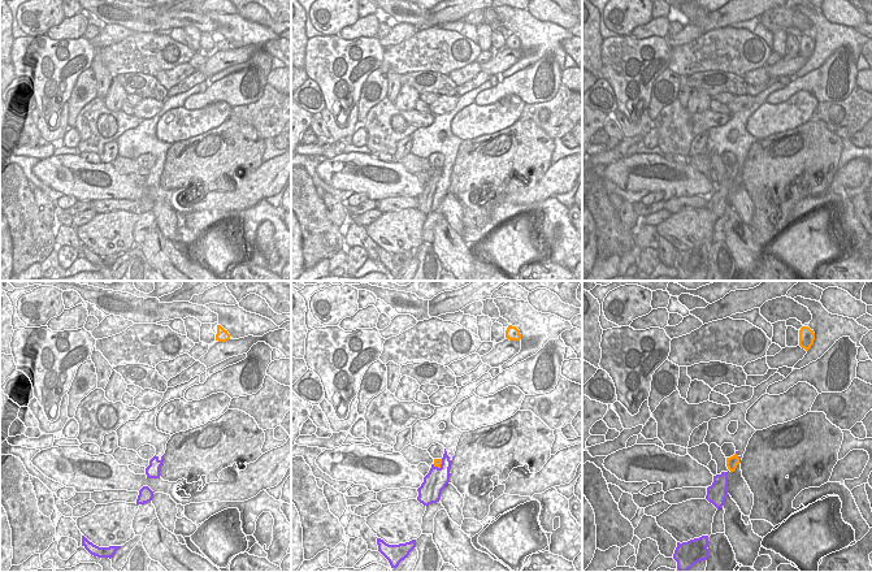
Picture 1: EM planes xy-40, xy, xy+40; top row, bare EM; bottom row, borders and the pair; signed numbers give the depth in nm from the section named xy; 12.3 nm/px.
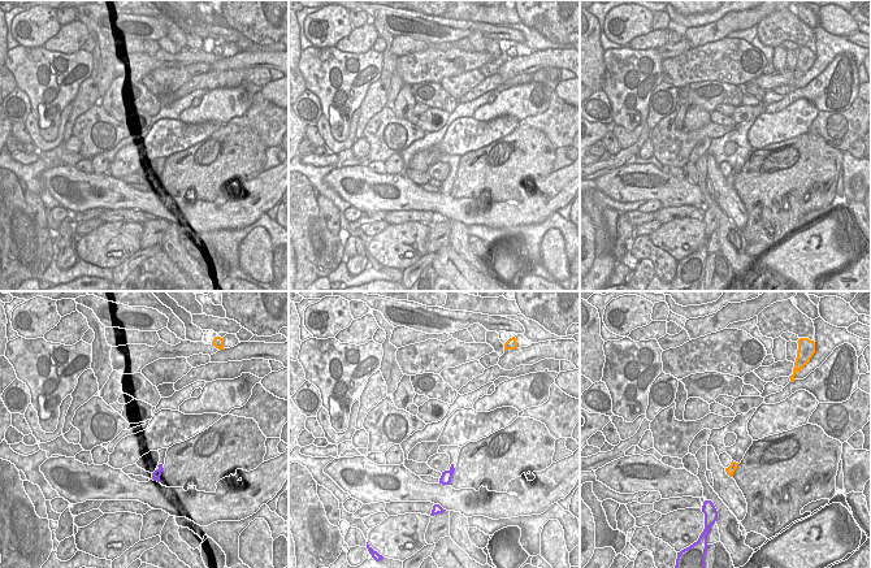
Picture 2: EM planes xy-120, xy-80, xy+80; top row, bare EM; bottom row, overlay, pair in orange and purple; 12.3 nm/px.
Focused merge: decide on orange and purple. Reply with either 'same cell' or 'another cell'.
same cell

